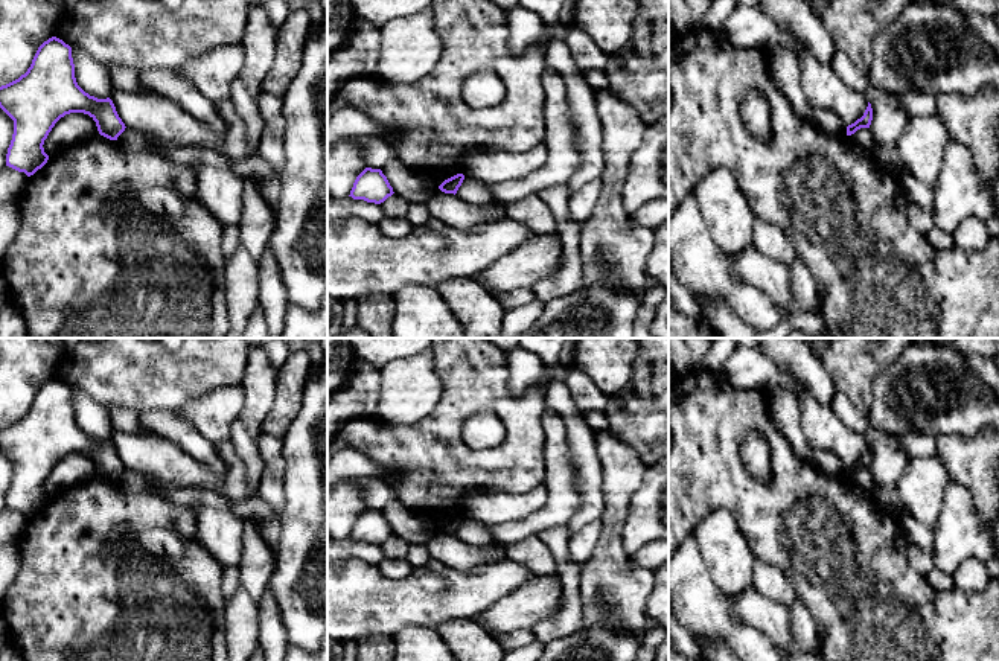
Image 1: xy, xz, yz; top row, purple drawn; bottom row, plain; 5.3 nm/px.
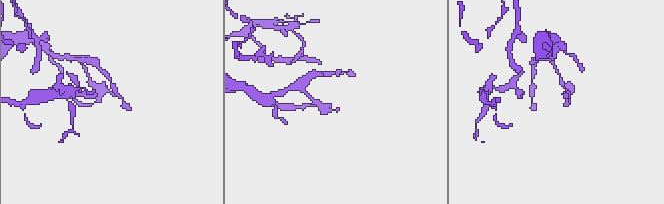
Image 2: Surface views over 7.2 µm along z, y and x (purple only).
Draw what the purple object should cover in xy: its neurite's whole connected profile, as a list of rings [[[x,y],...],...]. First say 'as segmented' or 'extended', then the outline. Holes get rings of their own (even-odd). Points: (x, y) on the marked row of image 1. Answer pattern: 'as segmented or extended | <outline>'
as segmented | [[[56,37],[38,47],[24,75],[0,87],[0,108],[14,120],[6,166],[27,177],[47,163],[44,140],[65,114],[88,114],[110,140],[126,128],[110,97],[97,99],[78,85],[72,47]]]

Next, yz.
as segmented | [[[868,102],[868,107],[860,119],[857,119],[854,123],[847,126],[847,136],[854,134],[860,128],[870,128],[873,120],[873,108],[871,104]]]

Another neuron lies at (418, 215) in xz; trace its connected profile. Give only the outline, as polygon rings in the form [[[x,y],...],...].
[[[416,203],[410,204],[407,219],[410,221],[413,227],[425,225],[429,218],[431,215],[429,215],[426,204],[416,204]]]

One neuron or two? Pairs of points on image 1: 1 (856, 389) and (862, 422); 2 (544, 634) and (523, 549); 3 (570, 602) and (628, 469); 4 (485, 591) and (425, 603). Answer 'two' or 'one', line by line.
1: two
2: two
3: two
4: one

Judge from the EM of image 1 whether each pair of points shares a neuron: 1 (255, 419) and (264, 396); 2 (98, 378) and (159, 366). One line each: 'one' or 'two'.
1: one
2: one

